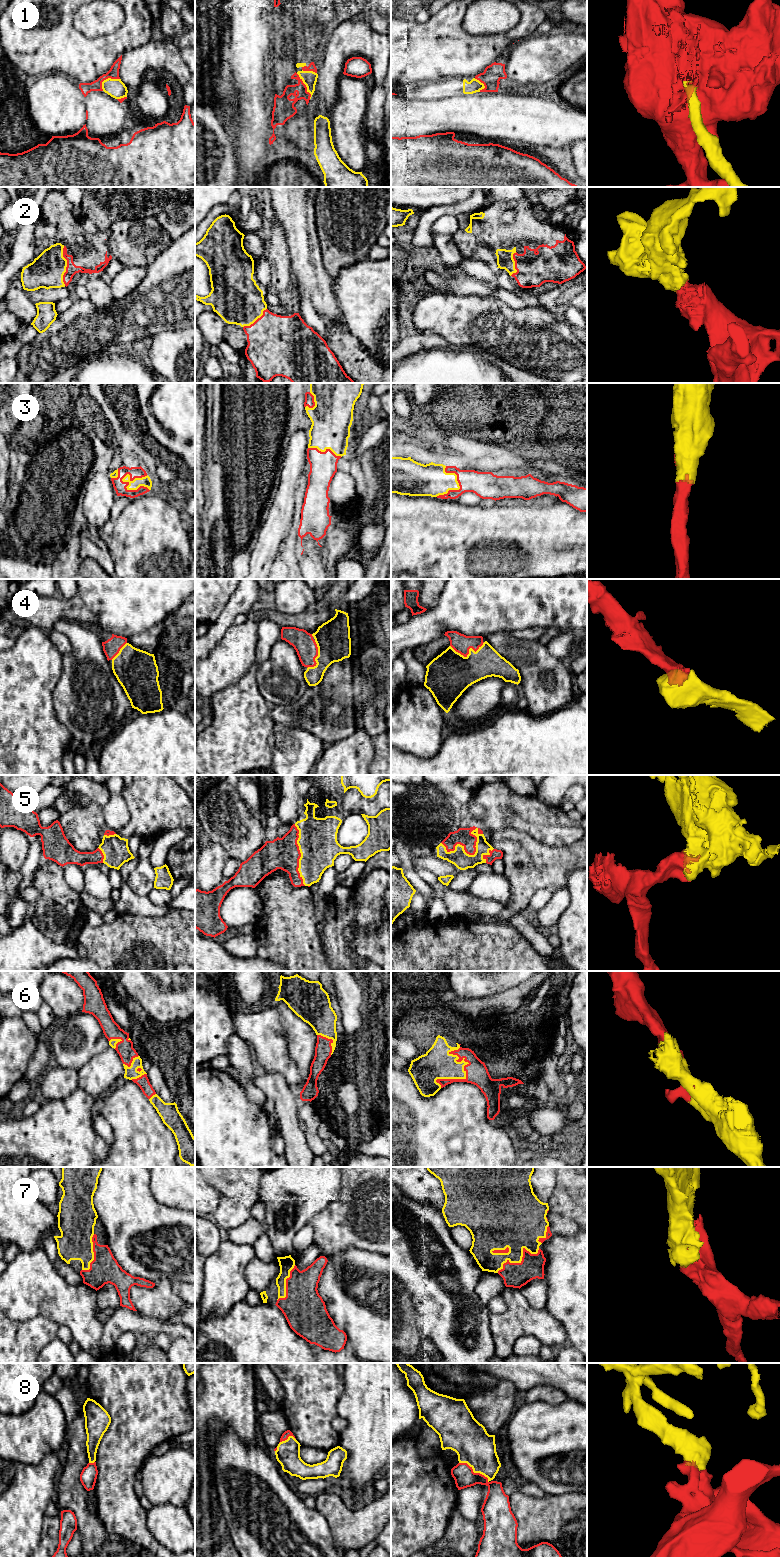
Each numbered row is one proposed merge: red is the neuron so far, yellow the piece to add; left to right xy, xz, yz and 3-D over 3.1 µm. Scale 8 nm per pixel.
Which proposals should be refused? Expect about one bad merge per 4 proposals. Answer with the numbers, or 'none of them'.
1

